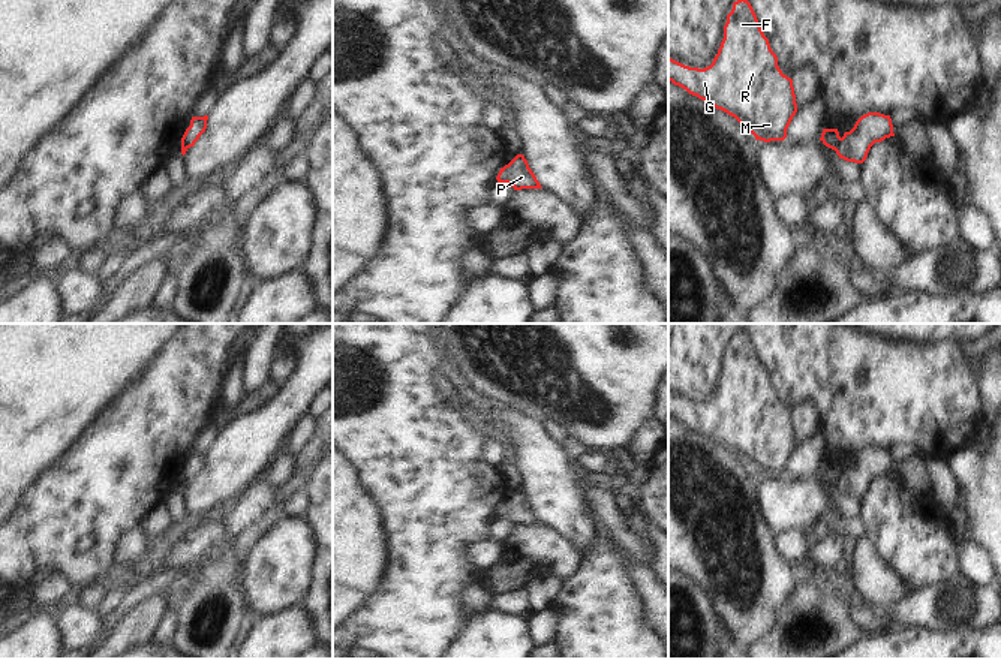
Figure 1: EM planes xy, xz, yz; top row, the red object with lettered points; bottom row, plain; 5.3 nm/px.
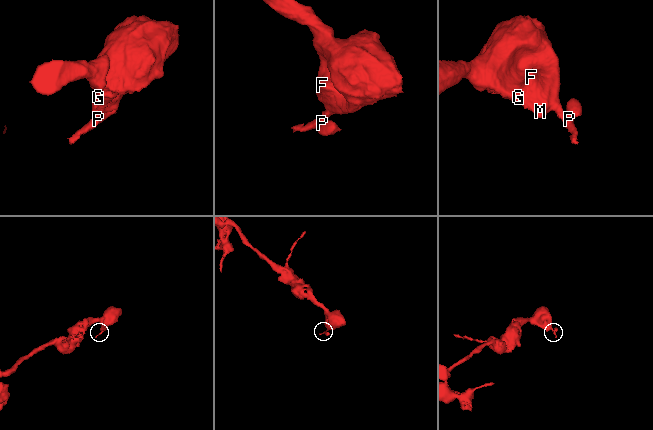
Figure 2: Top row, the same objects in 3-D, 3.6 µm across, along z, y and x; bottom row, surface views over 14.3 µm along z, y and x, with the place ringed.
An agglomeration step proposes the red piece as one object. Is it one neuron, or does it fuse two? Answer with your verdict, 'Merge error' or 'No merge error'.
Merge error.

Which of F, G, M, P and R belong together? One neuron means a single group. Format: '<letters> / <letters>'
F G M R / P

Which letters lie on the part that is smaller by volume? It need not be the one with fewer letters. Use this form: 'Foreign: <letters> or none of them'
Foreign: P

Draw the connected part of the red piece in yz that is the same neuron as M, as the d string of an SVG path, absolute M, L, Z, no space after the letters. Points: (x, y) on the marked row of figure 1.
M748 0L733 3L724 25L724 39L712 64L704 69L689 67L668 57L668 81L734 117L757 141L784 141L797 112L793 79L779 69L778 57Z

